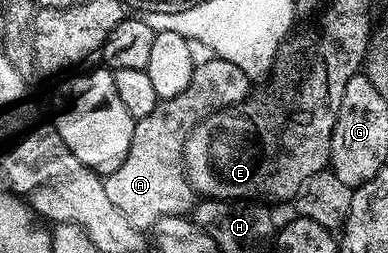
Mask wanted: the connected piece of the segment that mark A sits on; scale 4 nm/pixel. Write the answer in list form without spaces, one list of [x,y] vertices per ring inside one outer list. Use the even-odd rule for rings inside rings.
[[[214,58],[197,65],[185,93],[160,101],[149,117],[136,119],[133,141],[125,161],[103,179],[105,197],[121,209],[125,221],[136,229],[154,228],[163,217],[186,216],[194,212],[197,192],[187,179],[187,166],[183,160],[187,138],[199,123],[218,111],[240,106],[252,94],[253,81],[232,62]]]

